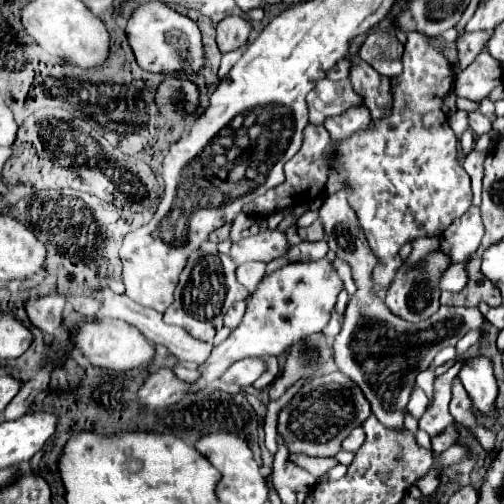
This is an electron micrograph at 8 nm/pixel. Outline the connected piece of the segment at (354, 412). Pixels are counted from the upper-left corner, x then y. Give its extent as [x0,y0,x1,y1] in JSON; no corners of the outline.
[277,371,371,457]

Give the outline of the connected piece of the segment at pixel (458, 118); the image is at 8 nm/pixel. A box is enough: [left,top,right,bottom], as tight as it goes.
[449,111,469,137]

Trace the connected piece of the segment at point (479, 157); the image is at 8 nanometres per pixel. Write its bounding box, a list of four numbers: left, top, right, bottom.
[463,151,485,205]

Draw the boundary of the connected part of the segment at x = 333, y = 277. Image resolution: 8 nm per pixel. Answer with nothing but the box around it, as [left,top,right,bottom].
[187,261,343,395]

